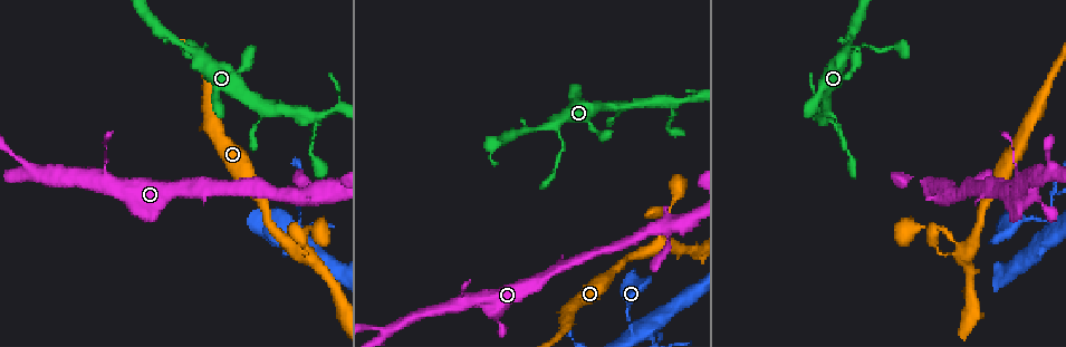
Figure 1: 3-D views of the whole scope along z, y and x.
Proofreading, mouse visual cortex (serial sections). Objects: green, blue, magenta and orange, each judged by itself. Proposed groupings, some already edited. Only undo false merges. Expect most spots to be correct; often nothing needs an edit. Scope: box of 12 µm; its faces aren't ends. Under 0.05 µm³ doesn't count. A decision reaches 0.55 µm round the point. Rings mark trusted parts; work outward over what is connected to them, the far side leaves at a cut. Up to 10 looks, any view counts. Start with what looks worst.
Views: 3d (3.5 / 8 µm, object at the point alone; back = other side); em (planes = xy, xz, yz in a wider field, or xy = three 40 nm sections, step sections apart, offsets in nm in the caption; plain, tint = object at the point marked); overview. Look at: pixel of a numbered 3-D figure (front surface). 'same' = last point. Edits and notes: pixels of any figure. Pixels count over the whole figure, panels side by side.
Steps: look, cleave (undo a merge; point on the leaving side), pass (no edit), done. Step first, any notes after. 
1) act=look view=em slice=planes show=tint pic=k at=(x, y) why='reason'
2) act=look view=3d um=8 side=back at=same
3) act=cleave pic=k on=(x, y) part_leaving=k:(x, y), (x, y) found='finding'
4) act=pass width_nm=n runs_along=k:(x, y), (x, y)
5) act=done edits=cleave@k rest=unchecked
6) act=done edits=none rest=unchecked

act=look view=3d um=3.5 pic=1 at=(315, 119) why='a fork'

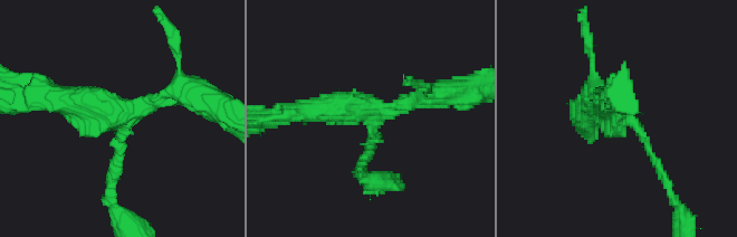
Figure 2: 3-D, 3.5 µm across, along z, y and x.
act=look view=em slice=xy step=1 show=tint pic=2 at=(121, 118)

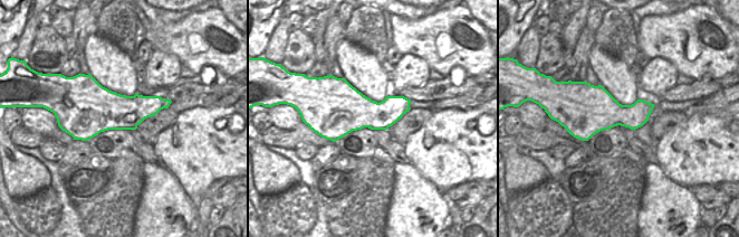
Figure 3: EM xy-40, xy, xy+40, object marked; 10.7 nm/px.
act=pass arm_widths_nm=150,200,350 runs_along=2:(299, 112), (395, 110), (433, 95) found='all the same cell'

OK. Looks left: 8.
act=look view=3d um=3.5 pic=1 at=(553, 127) why='thin arm on a thick one'

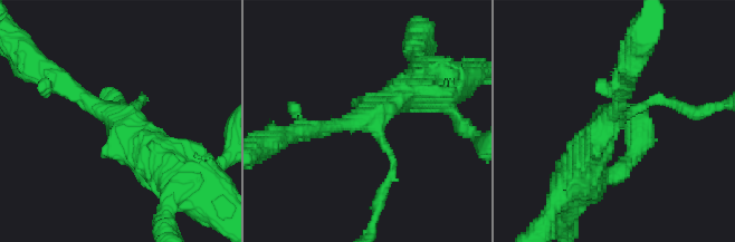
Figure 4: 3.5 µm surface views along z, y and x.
act=look view=em slice=xy step=2 show=tint pic=4 at=(371, 114) arms=3 arm_widths_nm=100,200,500

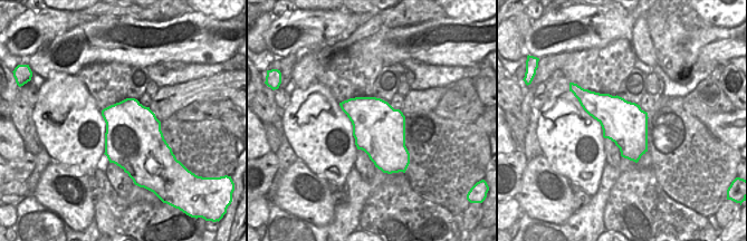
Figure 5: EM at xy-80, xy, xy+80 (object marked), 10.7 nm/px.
act=pass runs_along=4:(179, 178), (114, 114), (58, 83) found='continuous, no second cell'

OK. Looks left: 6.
act=look view=3d um=3.5 pic=1 at=(299, 218) why='abrupt turn'

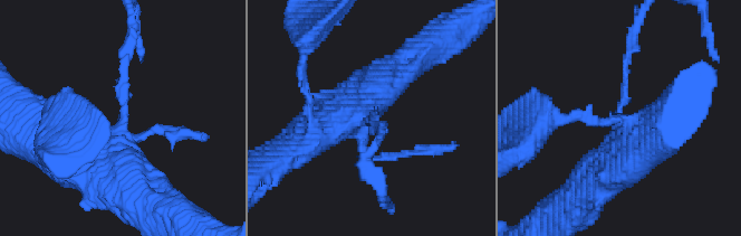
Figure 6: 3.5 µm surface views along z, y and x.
act=look view=em slice=planes show=tint pic=6 at=(373, 112) arm_widths_nm=100,500

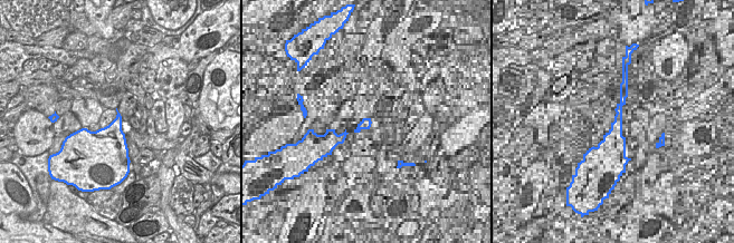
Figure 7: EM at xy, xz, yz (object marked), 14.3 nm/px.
act=pass runs_along=6:(78, 145), (92, 159), (123, 124), (126, 46) found='continuous, no second cell'

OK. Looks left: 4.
act=look view=3d um=3.5 side=back pic=1 at=(302, 193) why='two arms in line, one across'

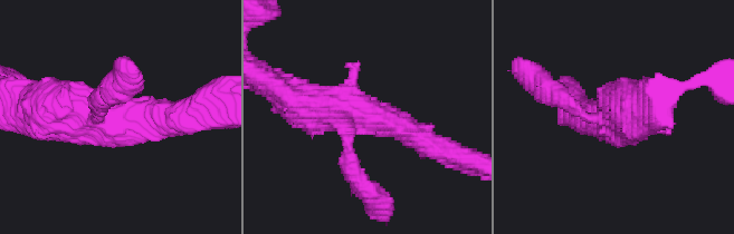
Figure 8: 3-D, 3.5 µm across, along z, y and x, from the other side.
act=look view=em slice=xy step=5 show=tint pic=8 at=(111, 120) why='need the tissue'

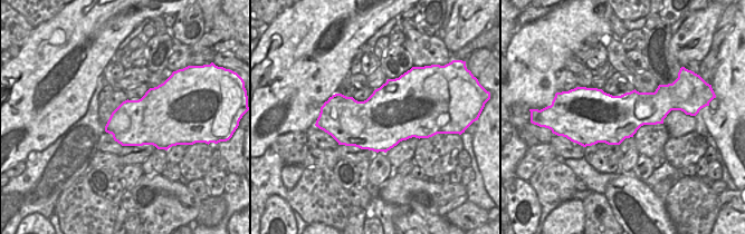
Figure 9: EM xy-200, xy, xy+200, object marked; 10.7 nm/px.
act=pass runs_along=8:(432, 147), (384, 118), (295, 101) found='all the same cell'

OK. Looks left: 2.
act=done edits=none rest=unchecked

